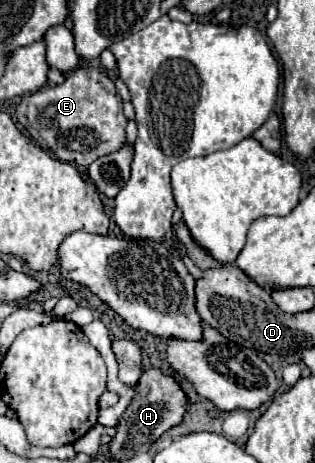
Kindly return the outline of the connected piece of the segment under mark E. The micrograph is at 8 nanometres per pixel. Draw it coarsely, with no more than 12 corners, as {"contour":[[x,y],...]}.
{"contour":[[78,67],[16,107],[60,161],[88,167],[126,143],[122,97]]}

